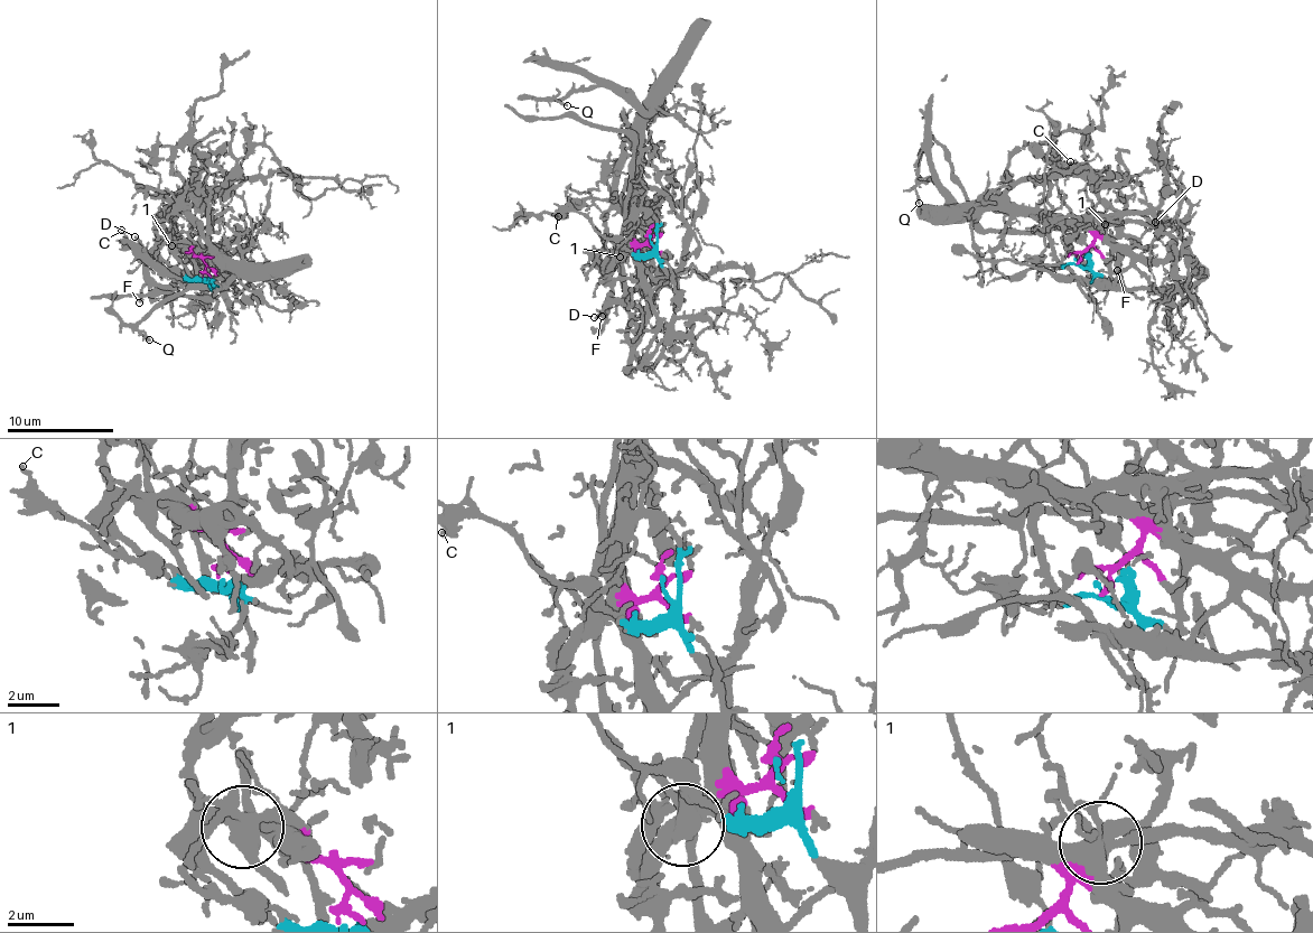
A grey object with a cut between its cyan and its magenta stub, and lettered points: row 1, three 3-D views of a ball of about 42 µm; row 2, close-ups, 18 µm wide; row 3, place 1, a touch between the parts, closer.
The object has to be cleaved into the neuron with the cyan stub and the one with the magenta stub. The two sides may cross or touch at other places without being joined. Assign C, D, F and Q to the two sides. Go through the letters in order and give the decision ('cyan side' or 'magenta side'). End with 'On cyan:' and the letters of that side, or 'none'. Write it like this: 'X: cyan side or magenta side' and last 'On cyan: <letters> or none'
C: cyan side
D: magenta side
F: magenta side
Q: magenta side
On cyan: C

